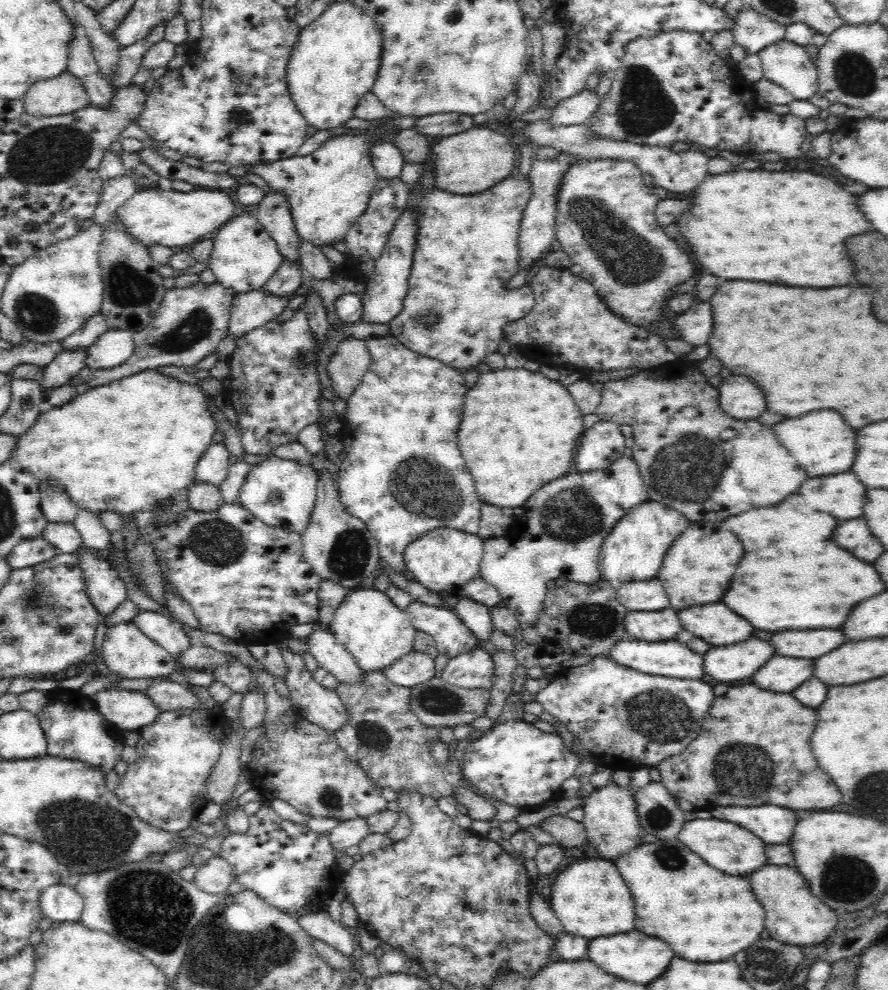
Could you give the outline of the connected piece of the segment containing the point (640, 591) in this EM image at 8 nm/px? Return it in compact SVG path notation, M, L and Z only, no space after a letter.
M657 578L648 582L630 581L622 584L618 590L618 603L625 606L627 611L662 610L670 606L668 594L664 590Z

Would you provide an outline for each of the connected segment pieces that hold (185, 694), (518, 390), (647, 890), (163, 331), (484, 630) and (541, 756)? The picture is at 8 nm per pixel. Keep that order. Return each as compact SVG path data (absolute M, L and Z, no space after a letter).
M169 680L154 683L145 693L162 713L176 709L193 709L199 703L199 696L192 686Z
M502 369L483 372L480 380L468 390L462 420L458 428L458 448L466 460L474 479L478 498L486 504L500 508L518 508L542 484L564 476L570 468L572 450L582 436L582 417L568 389L548 380L538 371L528 369Z
M678 838L641 843L634 850L620 854L616 858L618 860L614 860L614 864L618 866L618 872L622 874L634 896L636 930L660 938L674 950L676 956L686 958L690 962L718 962L732 958L736 952L746 950L758 940L758 934L764 928L764 910L758 904L756 896L752 894L748 880L740 876L726 876L710 868L702 857L690 852Z
M201 280L184 288L167 290L154 321L134 333L134 354L120 366L108 370L99 371L84 367L79 372L81 380L94 388L166 364L188 368L194 366L202 358L214 353L222 338L227 336L230 308L235 296L231 288L224 288L216 282L206 284Z
M458 593L459 600L454 607L459 619L480 640L490 640L490 630L493 628L490 611L487 606L474 602L464 594Z
M508 720L470 742L464 753L464 782L474 784L480 792L516 806L534 810L546 802L560 799L562 782L576 772L585 760L578 747L566 747L557 734L538 730L524 720Z

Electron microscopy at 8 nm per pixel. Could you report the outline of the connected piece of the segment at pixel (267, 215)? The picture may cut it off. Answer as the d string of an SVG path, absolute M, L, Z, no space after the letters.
M272 191L266 194L262 202L257 204L257 208L256 219L269 232L270 238L276 243L282 258L290 261L290 263L298 263L301 270L299 262L300 251L298 250L301 242L296 234L296 229L294 229L294 221L292 221L292 215L288 211L288 201L286 201L284 193L282 191Z

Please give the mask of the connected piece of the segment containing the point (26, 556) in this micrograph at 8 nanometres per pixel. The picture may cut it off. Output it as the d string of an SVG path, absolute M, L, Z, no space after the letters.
M40 537L18 543L5 560L11 570L22 570L51 560L56 554L57 551L49 546L49 542Z

